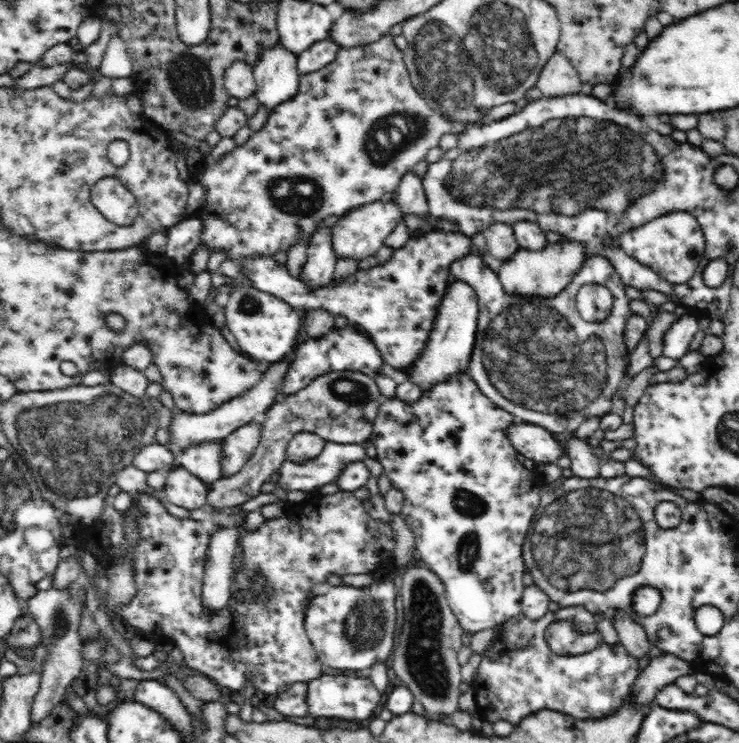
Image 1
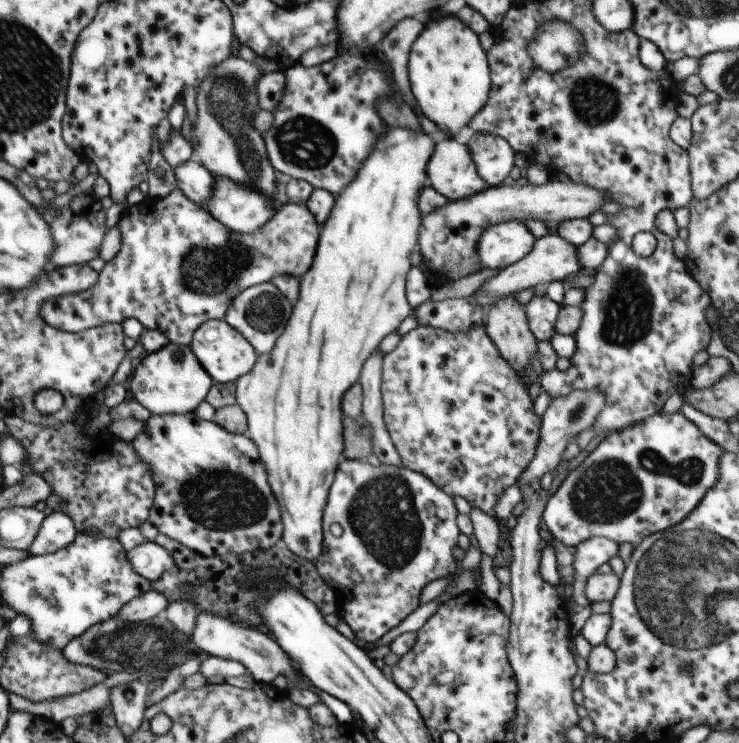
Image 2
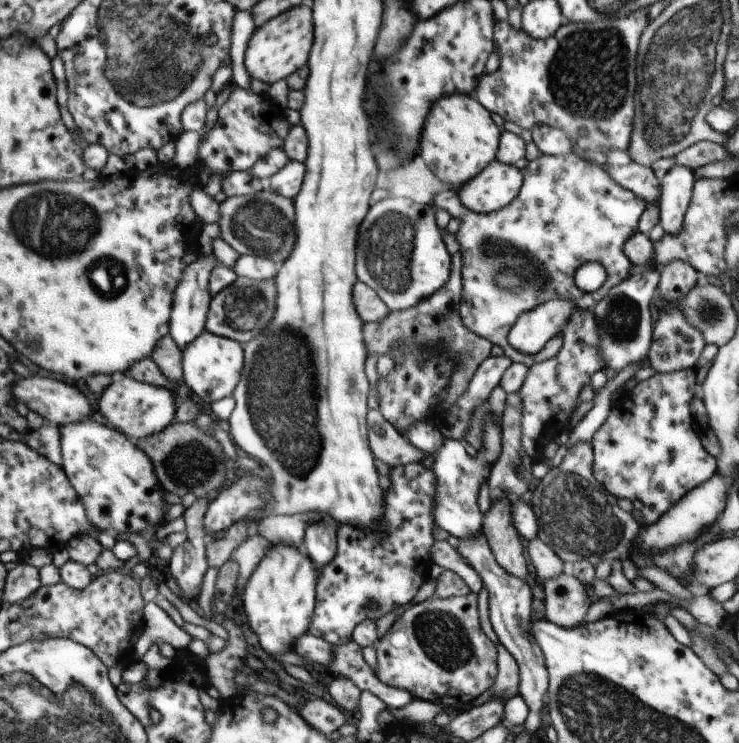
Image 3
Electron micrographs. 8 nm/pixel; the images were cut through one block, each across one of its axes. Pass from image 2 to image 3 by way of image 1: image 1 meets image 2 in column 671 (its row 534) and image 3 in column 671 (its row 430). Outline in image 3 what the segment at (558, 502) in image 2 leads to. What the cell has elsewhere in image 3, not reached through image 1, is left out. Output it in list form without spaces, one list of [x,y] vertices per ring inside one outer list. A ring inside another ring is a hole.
[[[696,368],[656,373],[648,380],[639,382],[612,403],[608,419],[598,428],[590,443],[593,448],[592,471],[596,481],[618,499],[639,500],[644,506],[641,510],[642,526],[657,522],[661,515],[665,515],[682,498],[708,482],[716,473],[716,457],[708,454],[702,445],[701,434],[694,430],[690,402],[695,396],[696,384]]]

